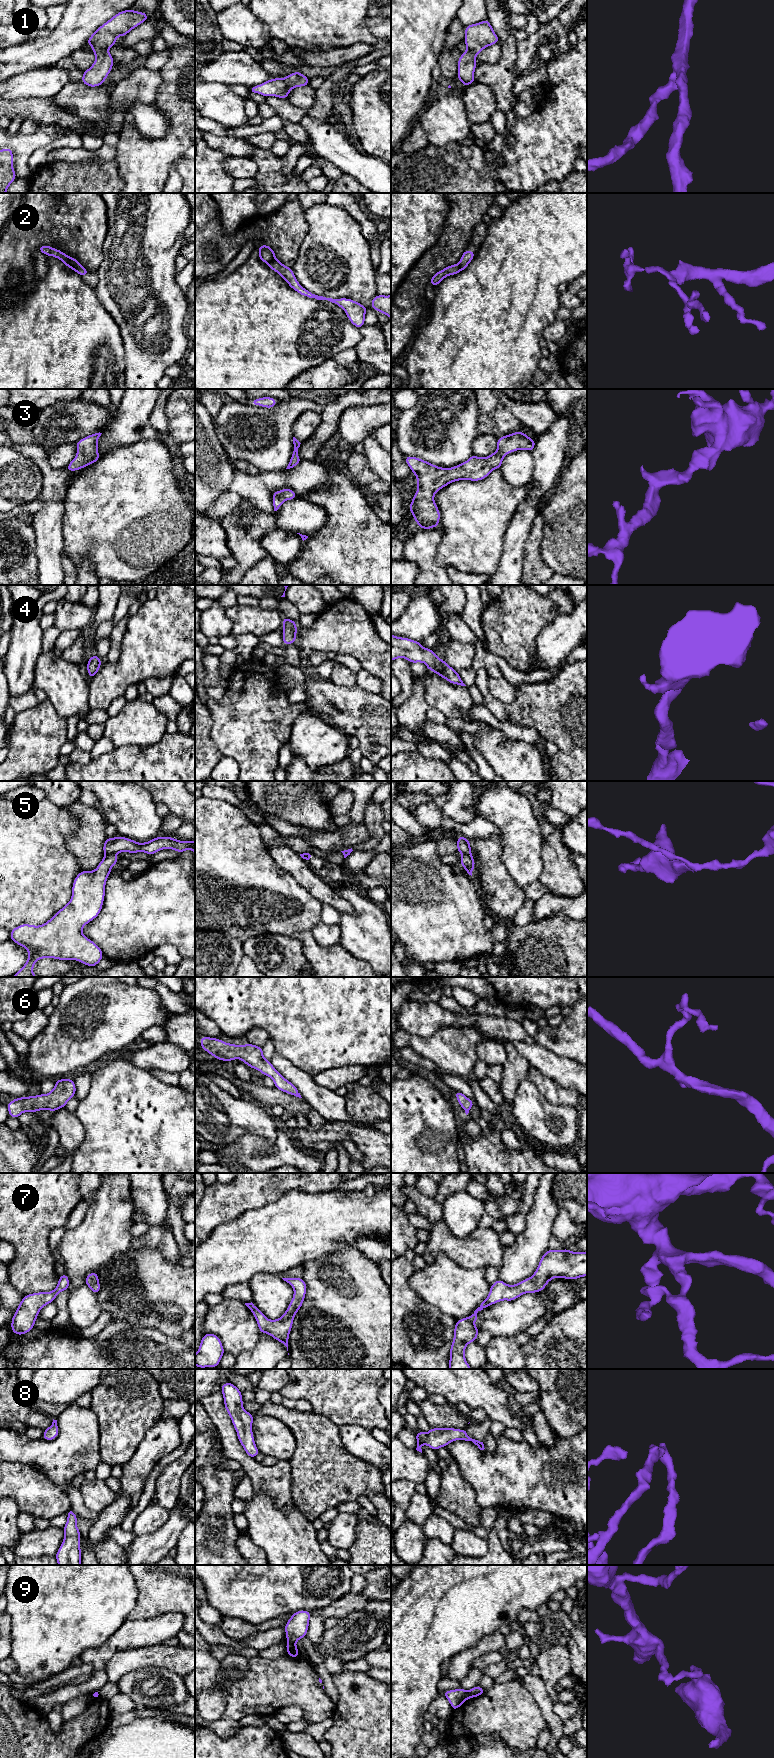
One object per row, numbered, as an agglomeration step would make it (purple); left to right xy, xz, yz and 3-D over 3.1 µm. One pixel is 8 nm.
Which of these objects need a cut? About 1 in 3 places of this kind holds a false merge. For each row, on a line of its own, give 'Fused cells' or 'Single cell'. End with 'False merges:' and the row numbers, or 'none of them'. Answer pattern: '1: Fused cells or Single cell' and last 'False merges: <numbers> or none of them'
1: Single cell
2: Fused cells
3: Single cell
4: Single cell
5: Fused cells
6: Single cell
7: Single cell
8: Single cell
9: Fused cells
False merges: 2, 5, 9

